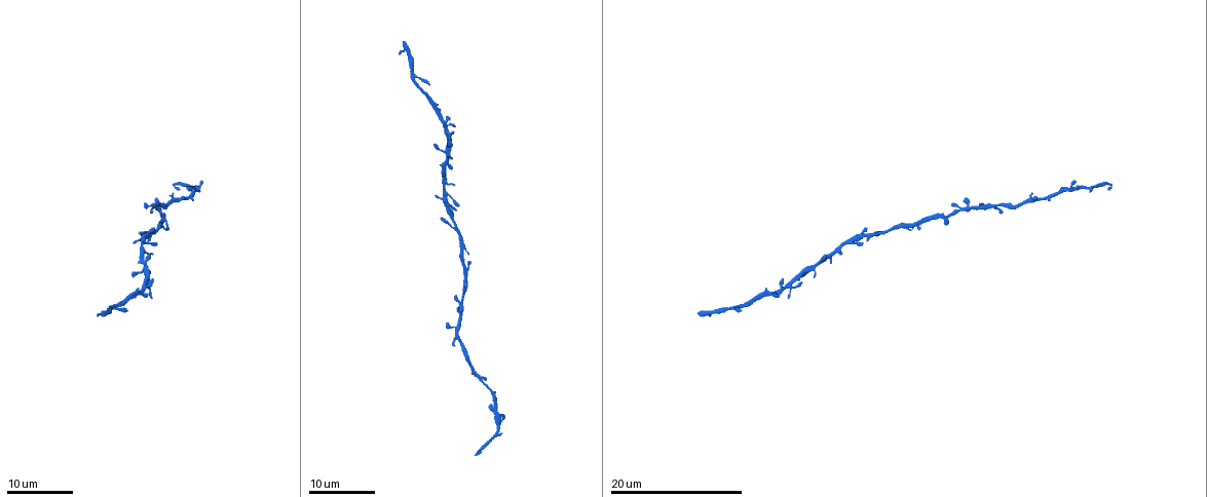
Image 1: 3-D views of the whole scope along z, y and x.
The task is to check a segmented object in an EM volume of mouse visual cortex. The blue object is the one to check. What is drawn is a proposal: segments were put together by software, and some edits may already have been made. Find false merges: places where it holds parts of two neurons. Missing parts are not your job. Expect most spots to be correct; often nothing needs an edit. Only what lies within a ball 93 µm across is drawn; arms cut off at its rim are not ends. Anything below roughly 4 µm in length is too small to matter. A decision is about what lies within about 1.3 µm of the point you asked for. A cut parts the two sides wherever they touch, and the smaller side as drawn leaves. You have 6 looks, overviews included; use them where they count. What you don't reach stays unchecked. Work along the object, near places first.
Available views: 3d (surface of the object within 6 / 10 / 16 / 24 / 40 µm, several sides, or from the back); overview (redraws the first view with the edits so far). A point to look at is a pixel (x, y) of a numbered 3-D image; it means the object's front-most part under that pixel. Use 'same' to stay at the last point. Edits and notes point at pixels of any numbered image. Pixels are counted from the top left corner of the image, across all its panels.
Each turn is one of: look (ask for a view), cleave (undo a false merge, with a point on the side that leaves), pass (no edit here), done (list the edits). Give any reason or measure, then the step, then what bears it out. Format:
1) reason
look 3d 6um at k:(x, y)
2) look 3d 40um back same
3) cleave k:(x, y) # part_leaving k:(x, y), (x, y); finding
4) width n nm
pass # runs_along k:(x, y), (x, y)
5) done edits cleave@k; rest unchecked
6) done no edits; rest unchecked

look 3d 24um at 1:(459, 340)

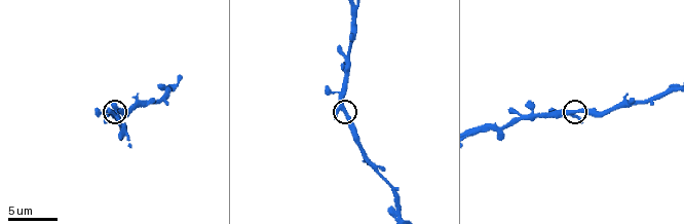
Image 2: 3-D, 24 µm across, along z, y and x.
look 3d 6um at 2:(346, 113)

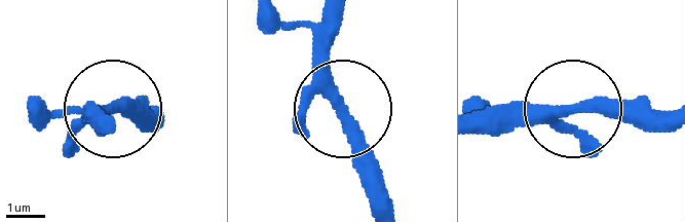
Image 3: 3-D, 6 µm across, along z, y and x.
width 260 nm
pass # runs_along 3:(340, 11), (330, 89), (370, 205); all the same neuron

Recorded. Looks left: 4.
three arms meet
look 3d 10um at 2:(518, 117)

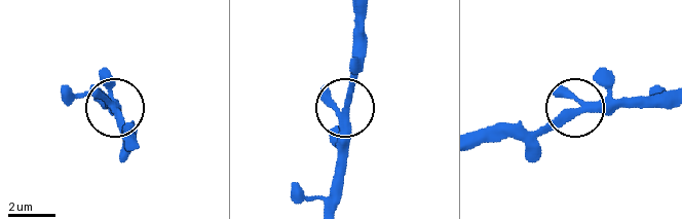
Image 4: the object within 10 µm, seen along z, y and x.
arms 3
pass # runs_along 4:(480, 144), (551, 130), (580, 110), (637, 104); all the same neuron

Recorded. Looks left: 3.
sudden change in width
look 3d 16um at 1:(498, 424)

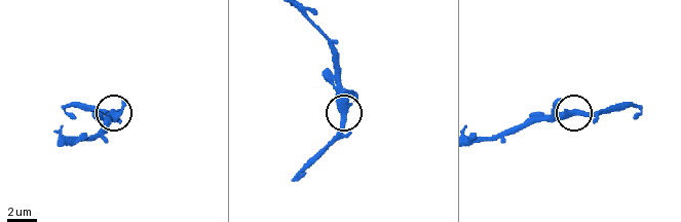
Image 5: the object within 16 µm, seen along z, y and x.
zoom in
look 3d 6um at 5:(344, 116)

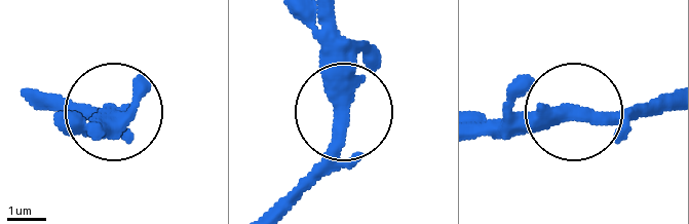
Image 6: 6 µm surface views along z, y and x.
pass # runs_along 6:(476, 135), (535, 132), (584, 111), (650, 111); one neuron here

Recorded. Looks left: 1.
done no edits; rest unchecked

